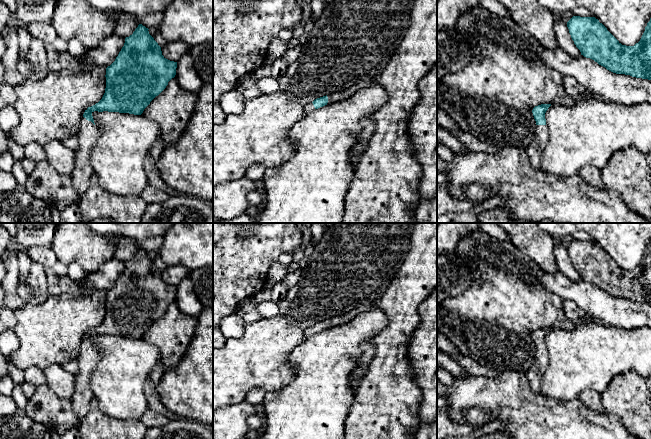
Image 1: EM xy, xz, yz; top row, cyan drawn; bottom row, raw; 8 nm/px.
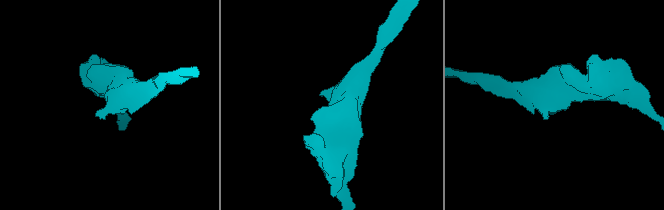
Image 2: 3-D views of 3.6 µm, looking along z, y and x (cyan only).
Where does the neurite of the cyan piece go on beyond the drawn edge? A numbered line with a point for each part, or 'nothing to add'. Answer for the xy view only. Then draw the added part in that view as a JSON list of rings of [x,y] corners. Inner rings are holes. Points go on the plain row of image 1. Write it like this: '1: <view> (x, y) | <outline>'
1: xy (88, 358) | [[[82,341],[77,360],[79,368],[74,374],[75,391],[70,400],[74,412],[81,420],[88,413],[90,401],[94,398],[94,394],[90,388],[90,380],[99,360],[99,352],[91,345]]]

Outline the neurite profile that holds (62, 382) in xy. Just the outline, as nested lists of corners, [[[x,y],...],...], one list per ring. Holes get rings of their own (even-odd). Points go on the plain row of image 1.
[[[54,364],[44,370],[46,383],[59,397],[71,400],[75,391],[74,374]]]

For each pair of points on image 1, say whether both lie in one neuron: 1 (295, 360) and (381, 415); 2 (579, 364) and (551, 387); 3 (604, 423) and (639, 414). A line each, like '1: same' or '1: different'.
1: different
2: same
3: different

